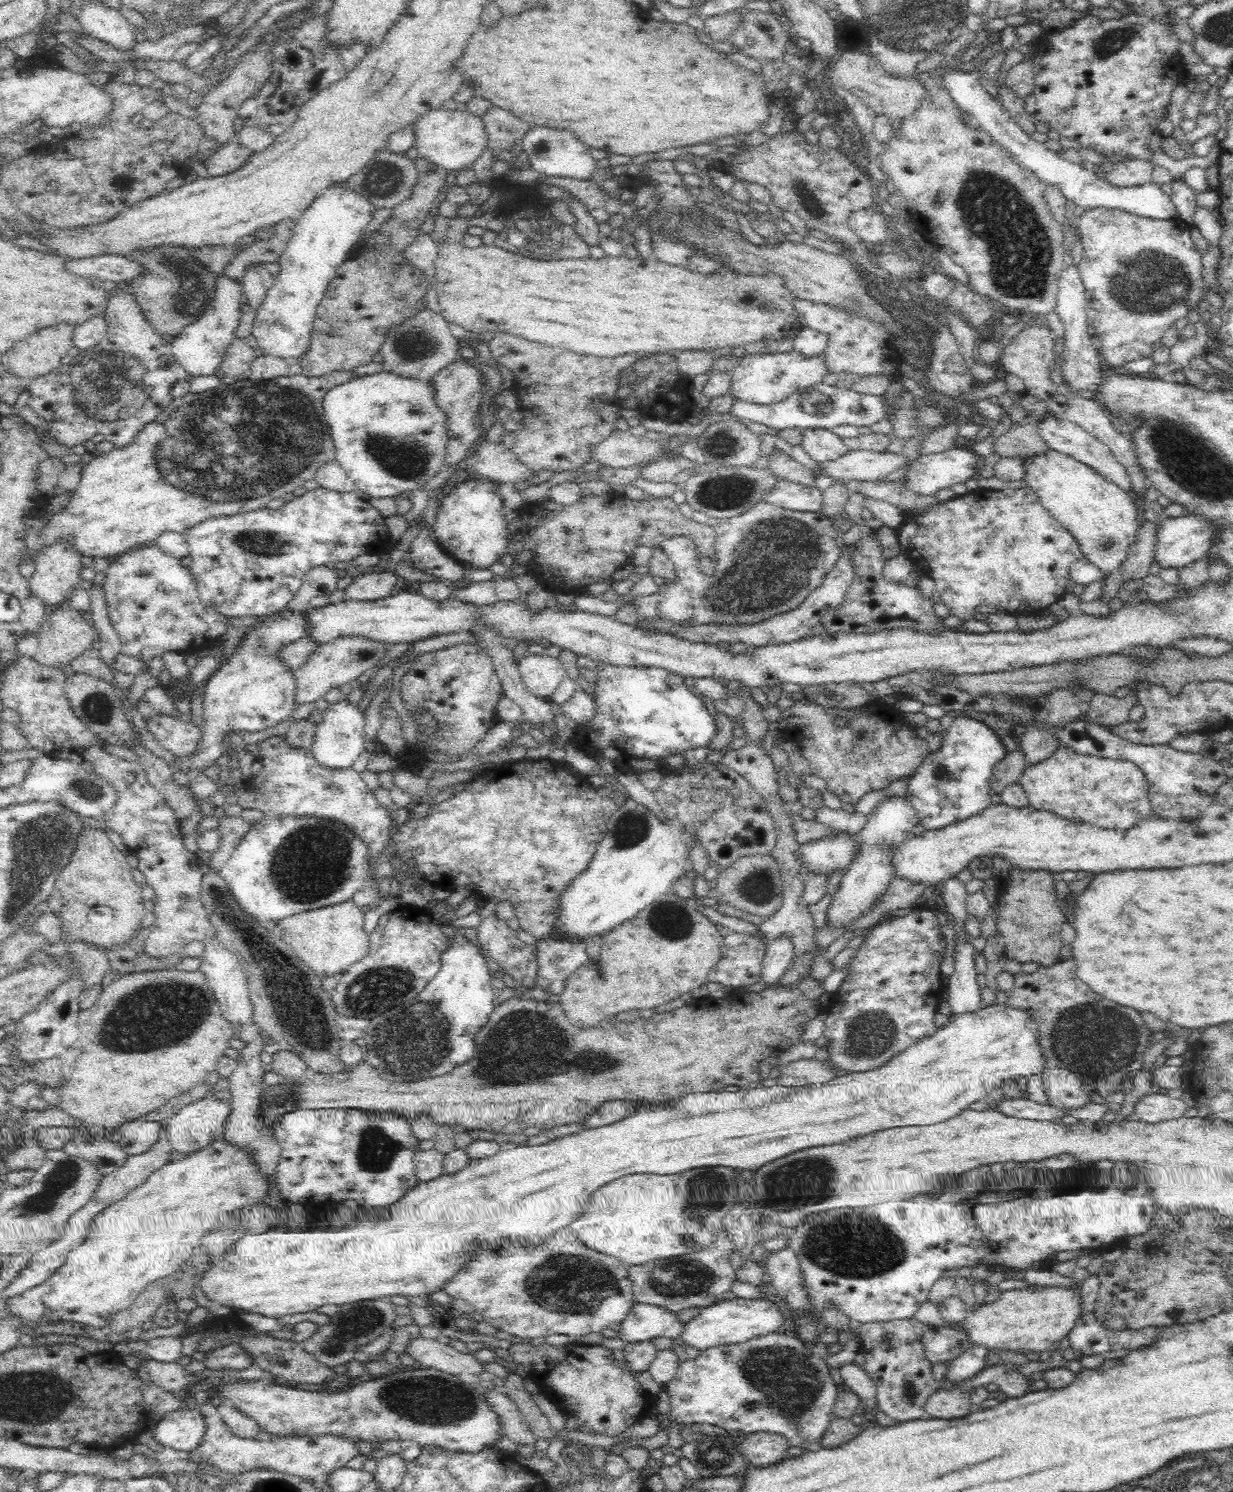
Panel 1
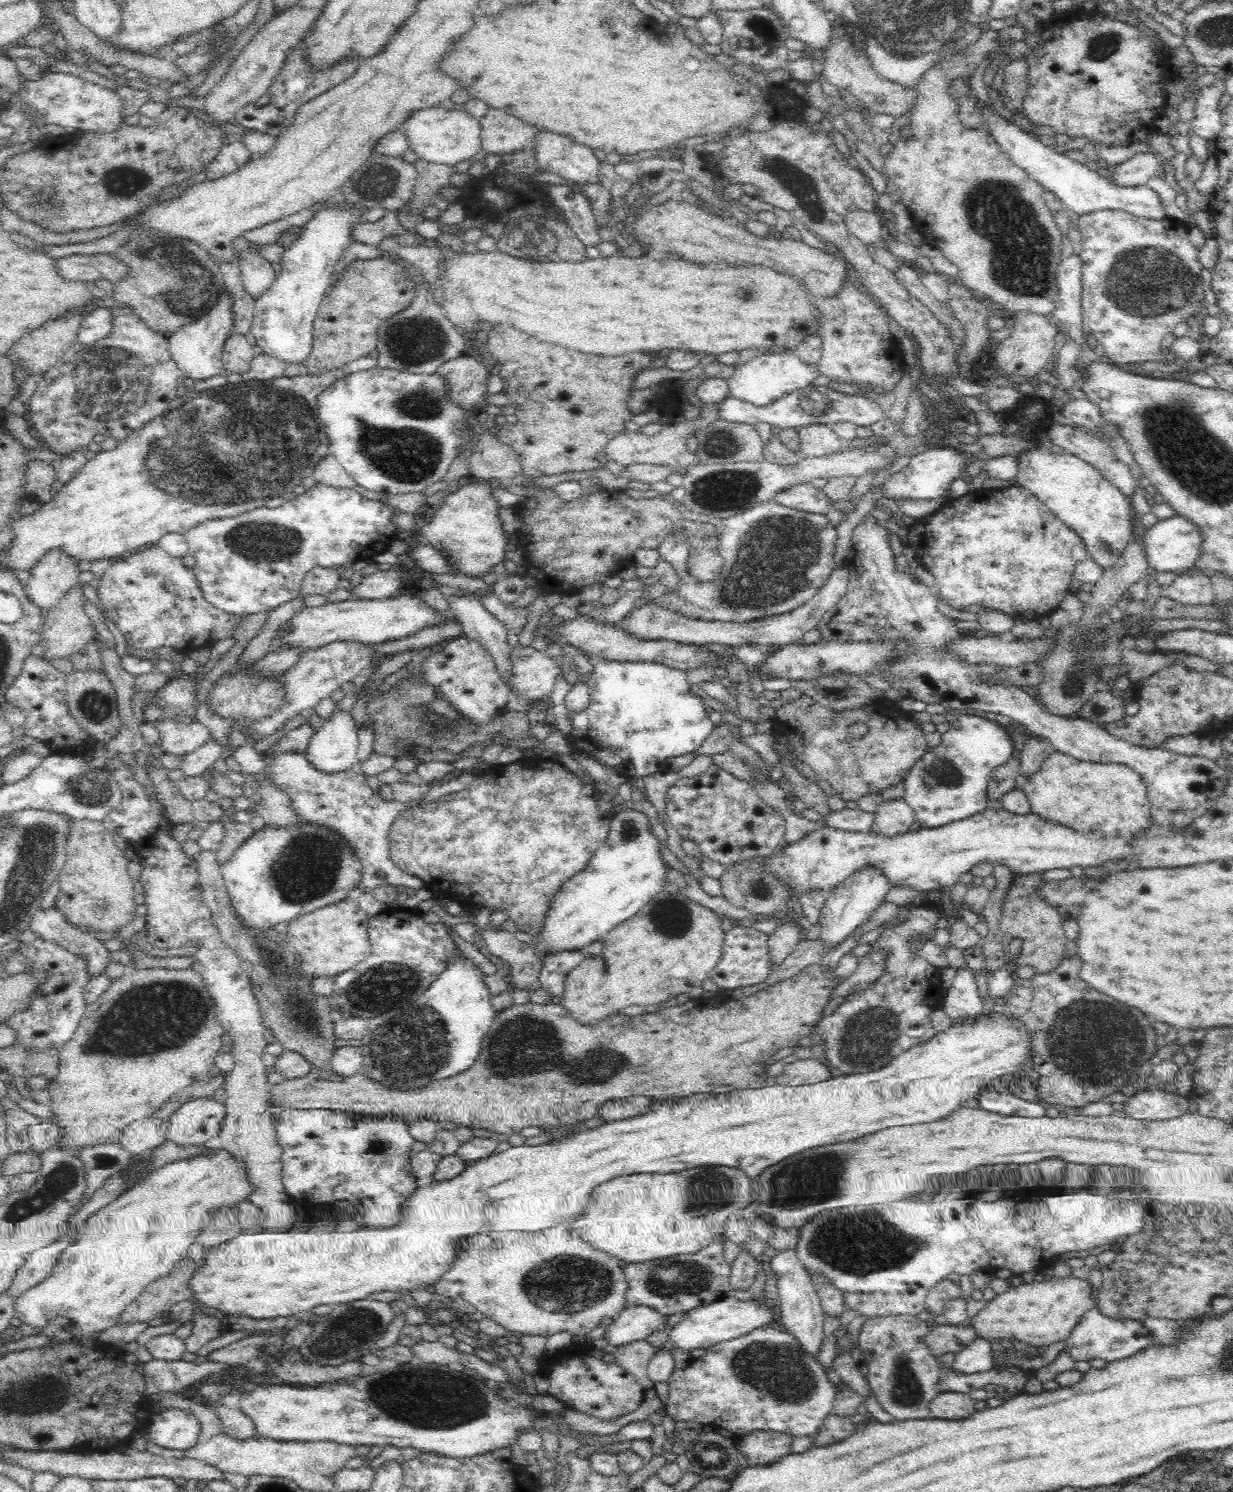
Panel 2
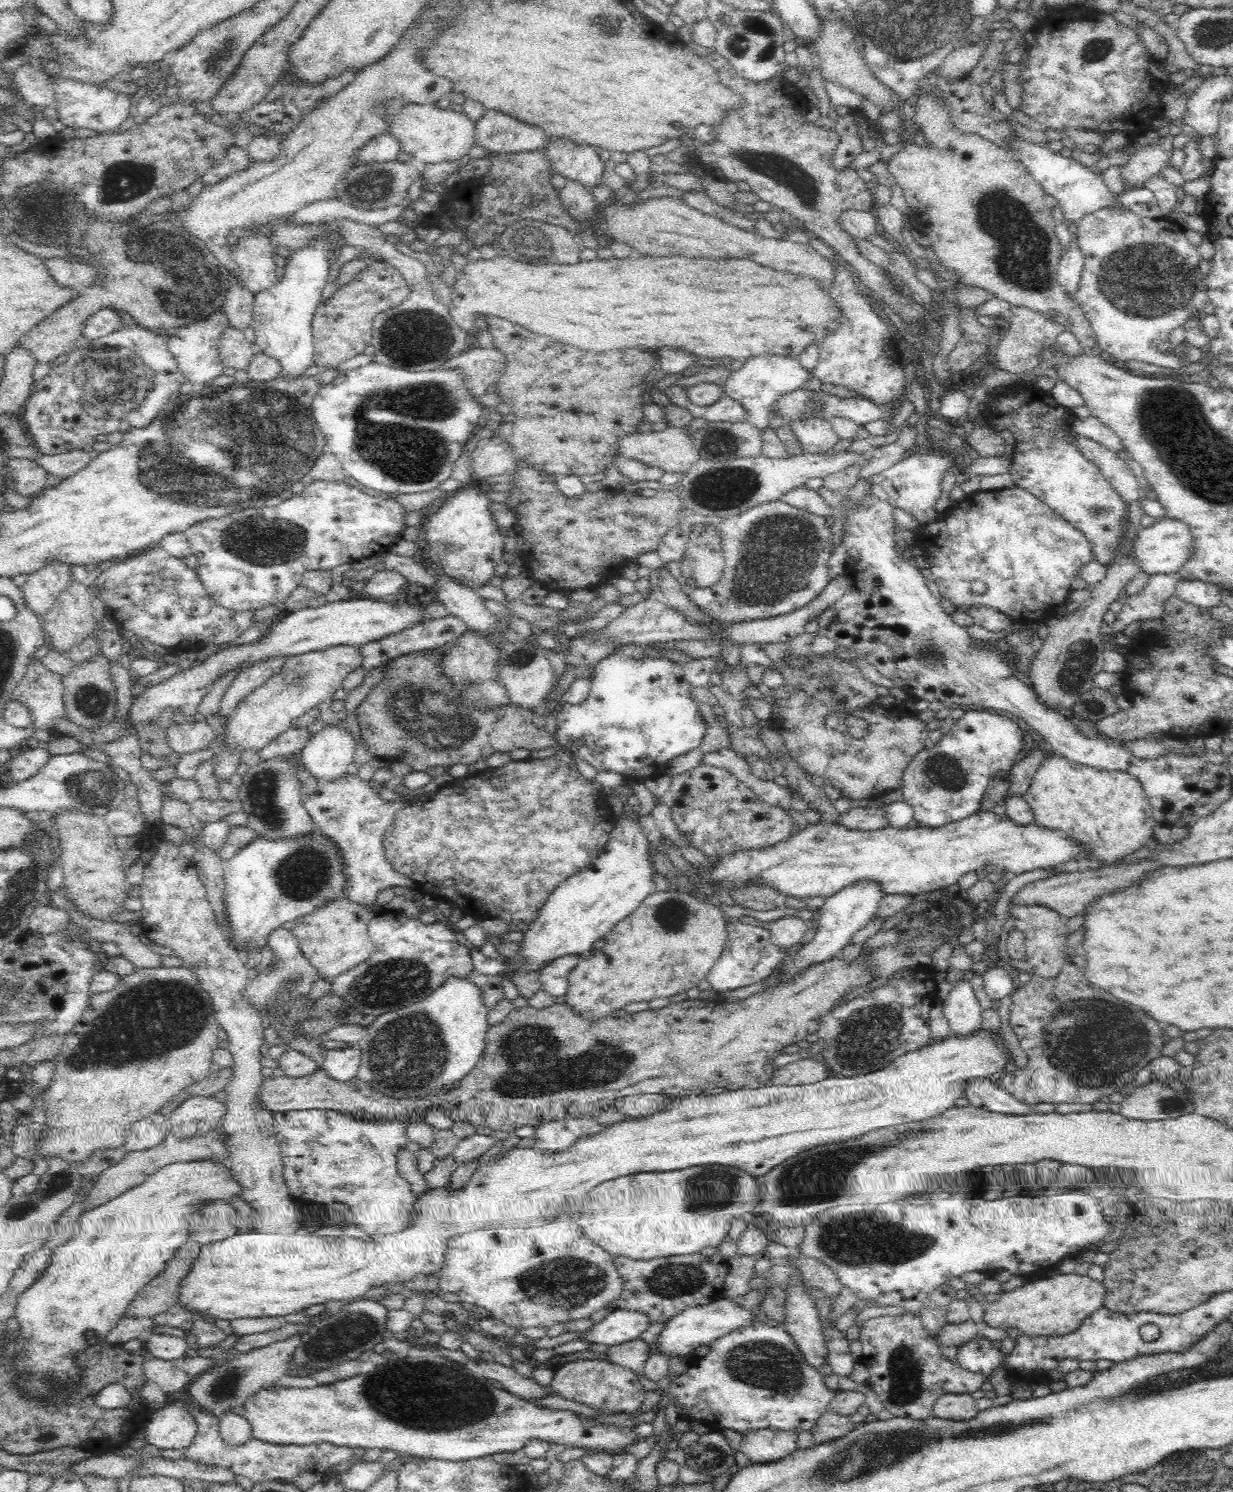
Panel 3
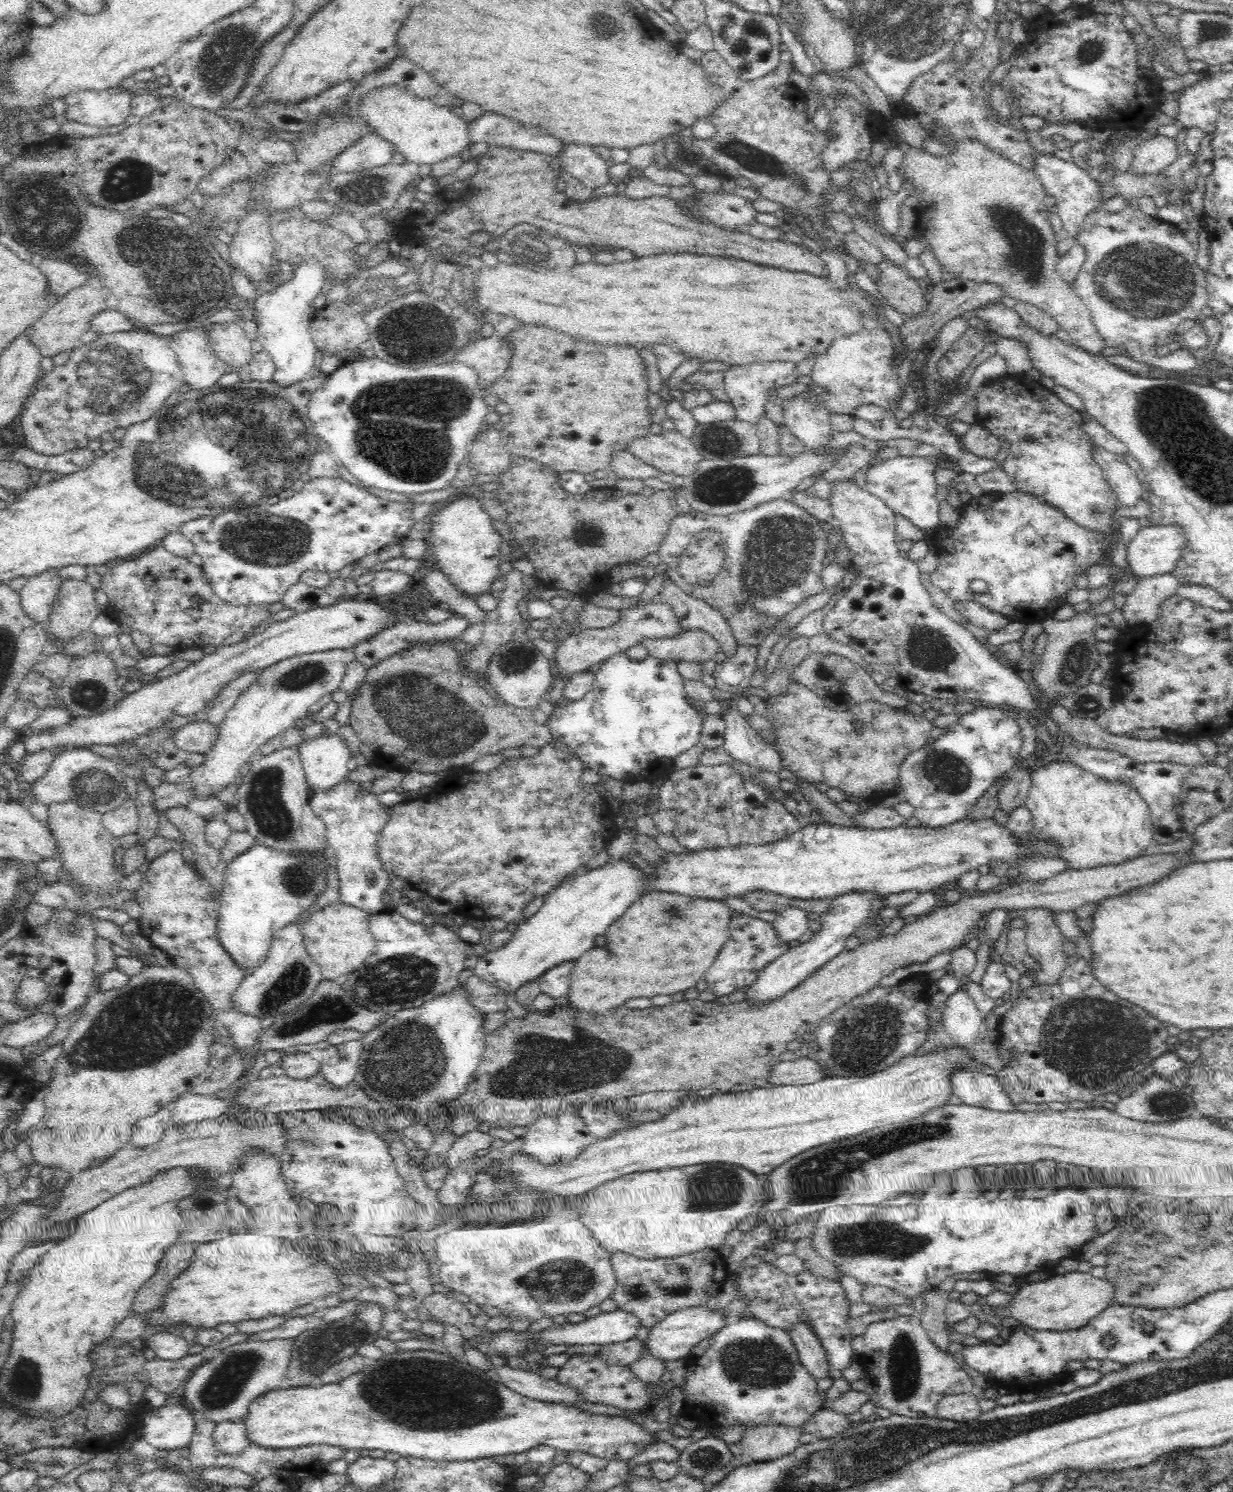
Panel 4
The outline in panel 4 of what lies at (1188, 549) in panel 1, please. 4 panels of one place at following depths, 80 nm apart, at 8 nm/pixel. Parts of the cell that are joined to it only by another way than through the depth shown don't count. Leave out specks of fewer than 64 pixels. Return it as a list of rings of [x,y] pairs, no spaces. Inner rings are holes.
[[[1177,524],[1141,527],[1127,545],[1127,564],[1132,574],[1142,577],[1168,574],[1180,560],[1185,532]]]

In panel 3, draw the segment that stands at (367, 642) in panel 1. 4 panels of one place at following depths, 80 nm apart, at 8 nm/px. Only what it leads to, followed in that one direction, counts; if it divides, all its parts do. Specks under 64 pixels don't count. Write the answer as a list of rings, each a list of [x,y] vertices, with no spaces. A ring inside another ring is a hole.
[[[334,645],[324,650],[307,652],[290,657],[278,676],[256,688],[246,696],[229,714],[225,751],[219,749],[212,762],[214,776],[220,780],[231,780],[240,763],[239,755],[244,749],[260,751],[266,744],[291,727],[292,721],[308,713],[310,709],[332,697],[342,687],[342,681],[351,672],[363,668],[363,656],[358,646]]]

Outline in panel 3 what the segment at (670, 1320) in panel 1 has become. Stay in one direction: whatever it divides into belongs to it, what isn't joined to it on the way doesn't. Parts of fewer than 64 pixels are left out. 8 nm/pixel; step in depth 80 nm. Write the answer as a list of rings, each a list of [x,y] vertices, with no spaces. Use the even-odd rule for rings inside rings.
[[[616,1309],[601,1322],[593,1323],[591,1329],[584,1333],[583,1340],[610,1347],[624,1344],[640,1339],[642,1332],[651,1324],[648,1315],[640,1311]]]

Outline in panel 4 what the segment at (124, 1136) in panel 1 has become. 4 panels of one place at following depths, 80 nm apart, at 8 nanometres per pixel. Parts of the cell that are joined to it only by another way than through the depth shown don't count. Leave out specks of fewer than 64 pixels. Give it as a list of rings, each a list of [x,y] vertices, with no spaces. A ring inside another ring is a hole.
[[[164,1108],[155,1112],[152,1116],[139,1120],[131,1127],[128,1144],[138,1148],[146,1148],[156,1144],[159,1140],[162,1140],[167,1127],[171,1124],[170,1118],[170,1109]]]

